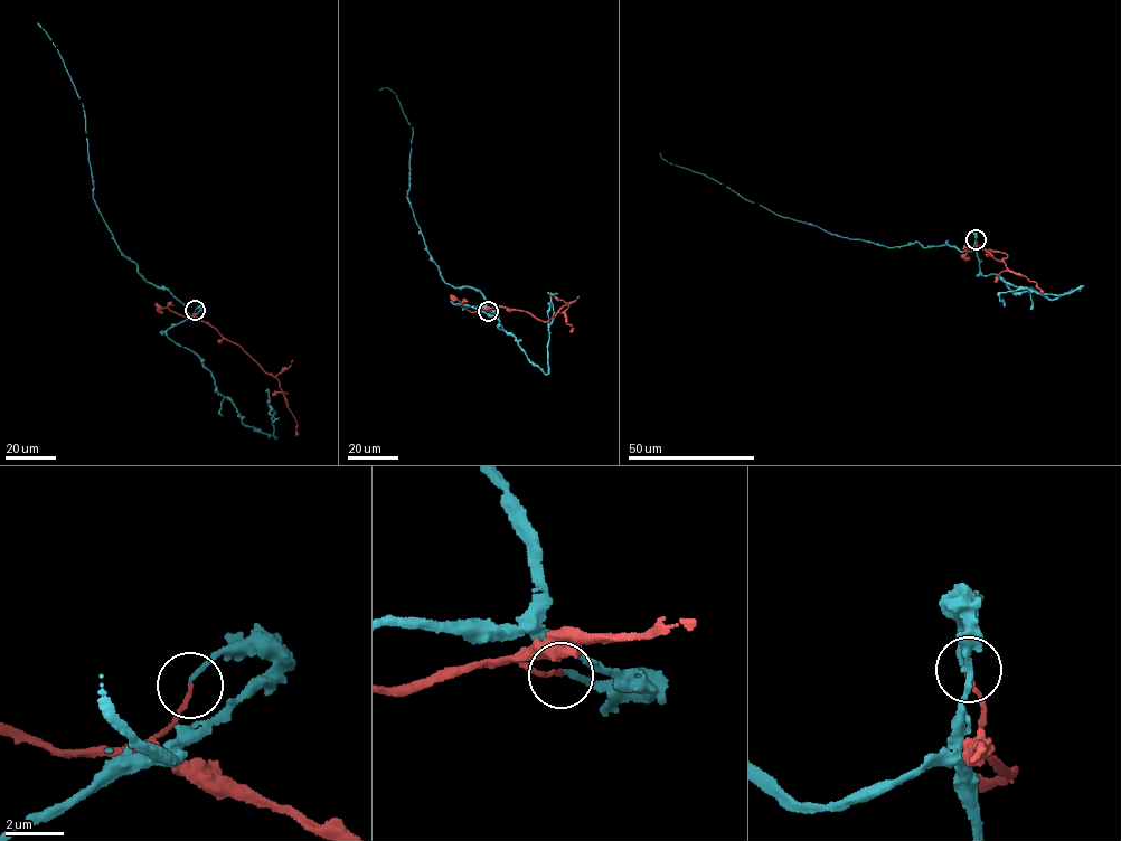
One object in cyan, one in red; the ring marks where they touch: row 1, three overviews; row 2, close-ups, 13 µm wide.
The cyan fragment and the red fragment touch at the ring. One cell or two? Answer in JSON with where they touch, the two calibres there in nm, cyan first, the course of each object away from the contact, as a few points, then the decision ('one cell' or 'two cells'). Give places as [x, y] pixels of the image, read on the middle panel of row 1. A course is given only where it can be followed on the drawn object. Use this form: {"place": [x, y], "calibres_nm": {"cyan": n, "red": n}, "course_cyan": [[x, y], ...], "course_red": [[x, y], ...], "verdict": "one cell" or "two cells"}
{"place": [488, 311], "calibres_nm": {"cyan": 150, "red": 160}, "course_cyan": [[488, 311], [493, 311], [482, 293], [445, 283], [431, 258], [406, 197], [413, 130], [395, 93], [379, 91]], "course_red": [[488, 311], [484, 310], [507, 306], [526, 311], [545, 322], [562, 312], [566, 323], [571, 325], [571, 331]], "verdict": "one cell"}

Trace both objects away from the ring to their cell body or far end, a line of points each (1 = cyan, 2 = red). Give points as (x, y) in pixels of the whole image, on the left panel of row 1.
1: (195, 310), (200, 308), (192, 317), (140, 275), (115, 243), (93, 198), (84, 111), (37, 24)
2: (195, 311), (192, 315), (208, 322), (224, 337), (238, 345), (279, 381), (297, 422), (295, 435)

